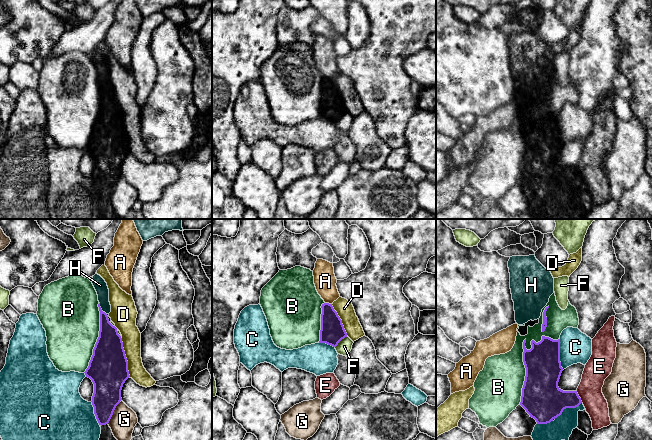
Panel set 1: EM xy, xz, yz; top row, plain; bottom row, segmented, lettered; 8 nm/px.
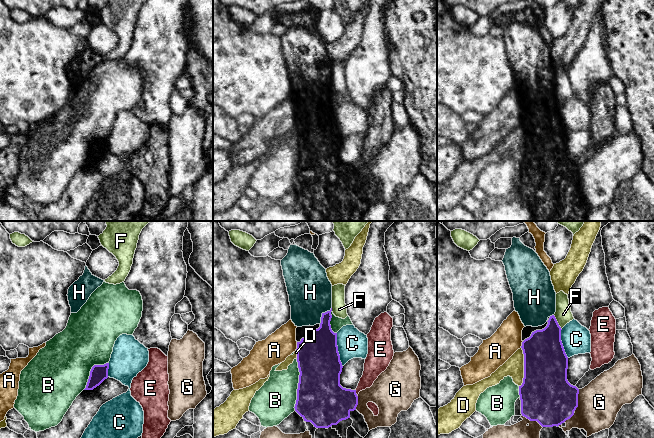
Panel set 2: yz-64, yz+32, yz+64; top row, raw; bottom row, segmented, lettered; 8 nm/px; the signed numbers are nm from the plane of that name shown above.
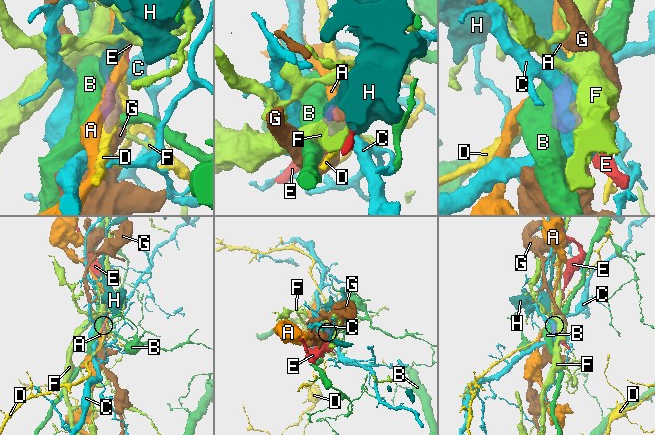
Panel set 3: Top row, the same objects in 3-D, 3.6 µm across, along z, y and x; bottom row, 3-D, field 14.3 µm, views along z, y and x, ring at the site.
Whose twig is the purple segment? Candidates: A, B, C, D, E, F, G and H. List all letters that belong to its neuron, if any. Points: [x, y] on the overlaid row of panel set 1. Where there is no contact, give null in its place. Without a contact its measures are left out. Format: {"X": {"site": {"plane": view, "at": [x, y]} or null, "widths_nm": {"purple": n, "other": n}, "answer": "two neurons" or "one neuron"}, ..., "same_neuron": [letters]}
{"A": {"site": {"plane": "xz", "at": [328, 303]}, "widths_nm": {"purple": 190, "other": 180}, "answer": "two neurons"}, "B": {"site": {"plane": "yz", "at": [523, 355]}, "widths_nm": {"purple": 280, "other": 360}, "answer": "two neurons"}, "C": {"site": {"plane": "yz", "at": [559, 354]}, "widths_nm": {"purple": 280, "other": 260}, "answer": "two neurons"}, "D": {"site": {"plane": "xy", "at": [125, 357]}, "widths_nm": {"purple": 320, "other": 160}, "answer": "two neurons"}, "E": {"site": {"plane": "yz", "at": [579, 397]}, "widths_nm": {"purple": 260, "other": 190}, "answer": "two neurons"}, "F": {"site": {"plane": "xz", "at": [340, 340]}, "widths_nm": {"purple": 190, "other": 110}, "answer": "two neurons"}, "G": {"site": {"plane": "xy", "at": [112, 413]}, "widths_nm": {"purple": 240, "other": 200}, "answer": "two neurons"}, "H": {"site": {"plane": "xy", "at": [100, 308]}, "widths_nm": {"purple": 160, "other": 100}, "answer": "one neuron"}, "same_neuron": ["H"]}

